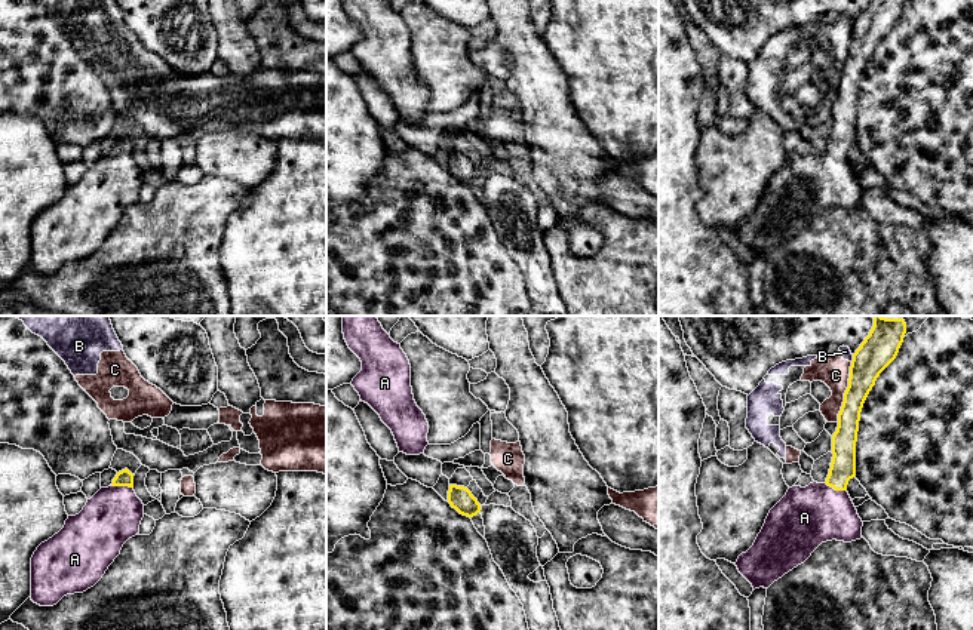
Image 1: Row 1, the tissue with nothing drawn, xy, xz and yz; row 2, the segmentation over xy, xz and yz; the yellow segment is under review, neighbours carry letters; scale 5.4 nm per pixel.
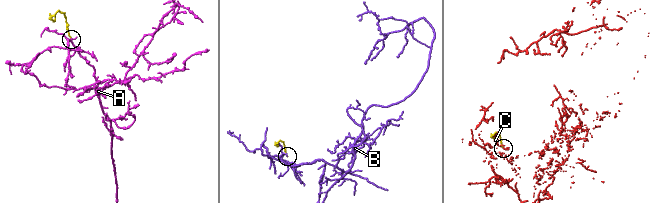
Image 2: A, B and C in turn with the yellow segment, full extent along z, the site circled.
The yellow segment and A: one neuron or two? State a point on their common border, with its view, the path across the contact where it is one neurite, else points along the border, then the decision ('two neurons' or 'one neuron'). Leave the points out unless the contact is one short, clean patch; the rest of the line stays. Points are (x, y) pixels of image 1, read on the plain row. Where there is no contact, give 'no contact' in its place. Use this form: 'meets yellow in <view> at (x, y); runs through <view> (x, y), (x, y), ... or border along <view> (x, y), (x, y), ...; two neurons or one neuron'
meets yellow in xy at (122, 153); runs through xy (125, 146), (122, 153), (117, 177), (113, 183); one neuron

